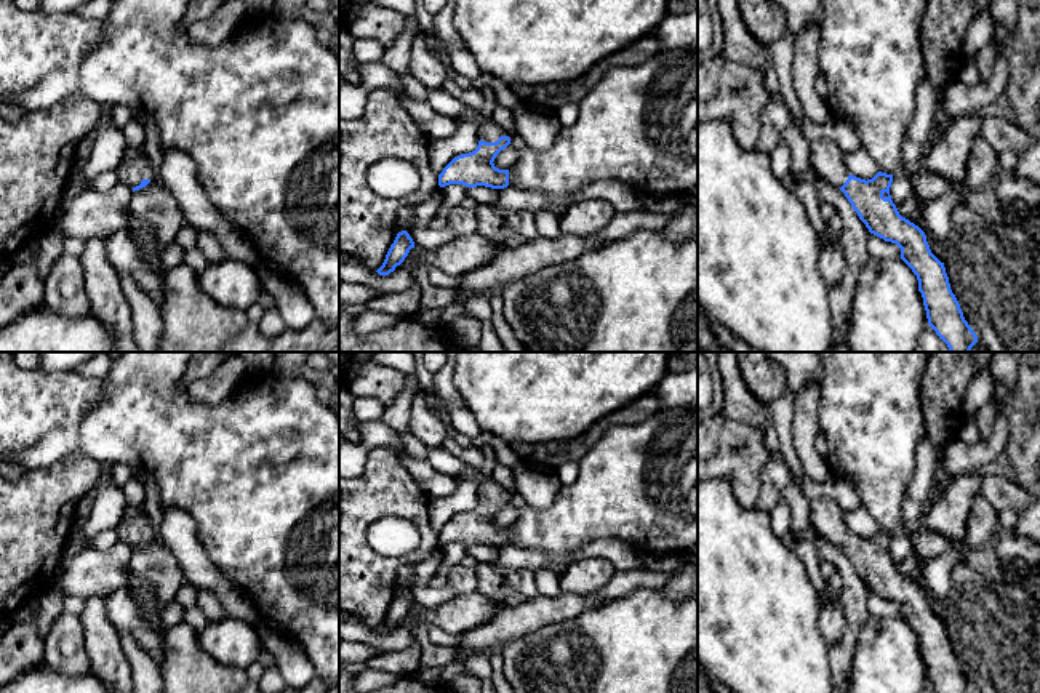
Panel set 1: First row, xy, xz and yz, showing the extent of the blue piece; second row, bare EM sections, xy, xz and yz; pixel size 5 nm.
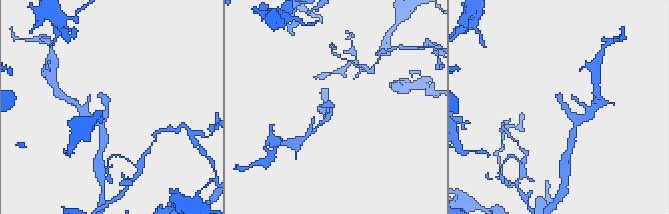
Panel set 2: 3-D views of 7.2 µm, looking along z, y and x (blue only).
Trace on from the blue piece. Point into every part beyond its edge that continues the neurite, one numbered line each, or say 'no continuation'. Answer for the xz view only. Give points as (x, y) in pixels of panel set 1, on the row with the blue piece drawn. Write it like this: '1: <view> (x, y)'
1: xz (487, 128)

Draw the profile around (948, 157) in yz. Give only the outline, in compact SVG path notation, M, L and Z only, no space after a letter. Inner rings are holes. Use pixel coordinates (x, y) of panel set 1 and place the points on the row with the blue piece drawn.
M982 112L960 115L944 130L923 160L923 166L950 184L960 182L968 168L968 155L974 139L981 134Z

